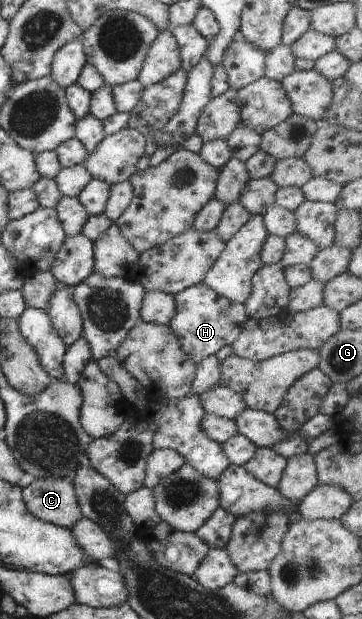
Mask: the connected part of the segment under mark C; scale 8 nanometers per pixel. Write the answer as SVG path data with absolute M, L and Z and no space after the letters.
M70 478L31 479L22 494L29 513L41 521L70 528L83 518Z

